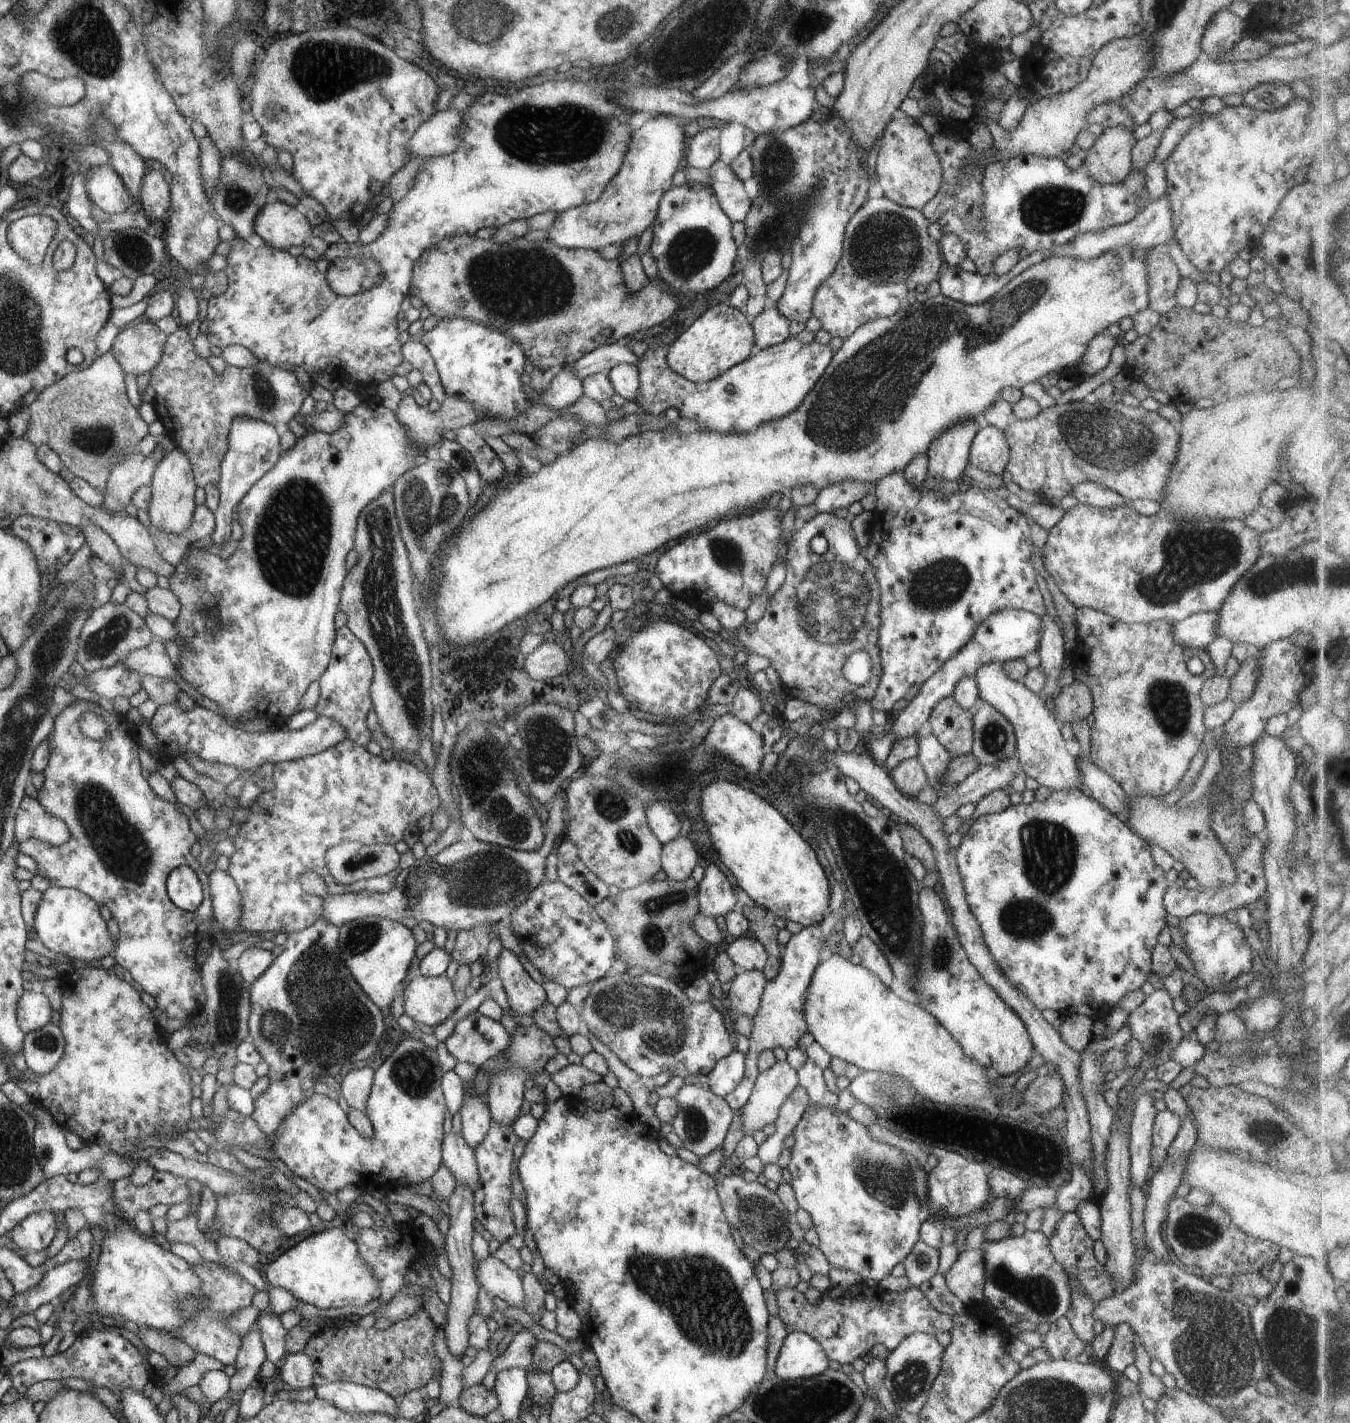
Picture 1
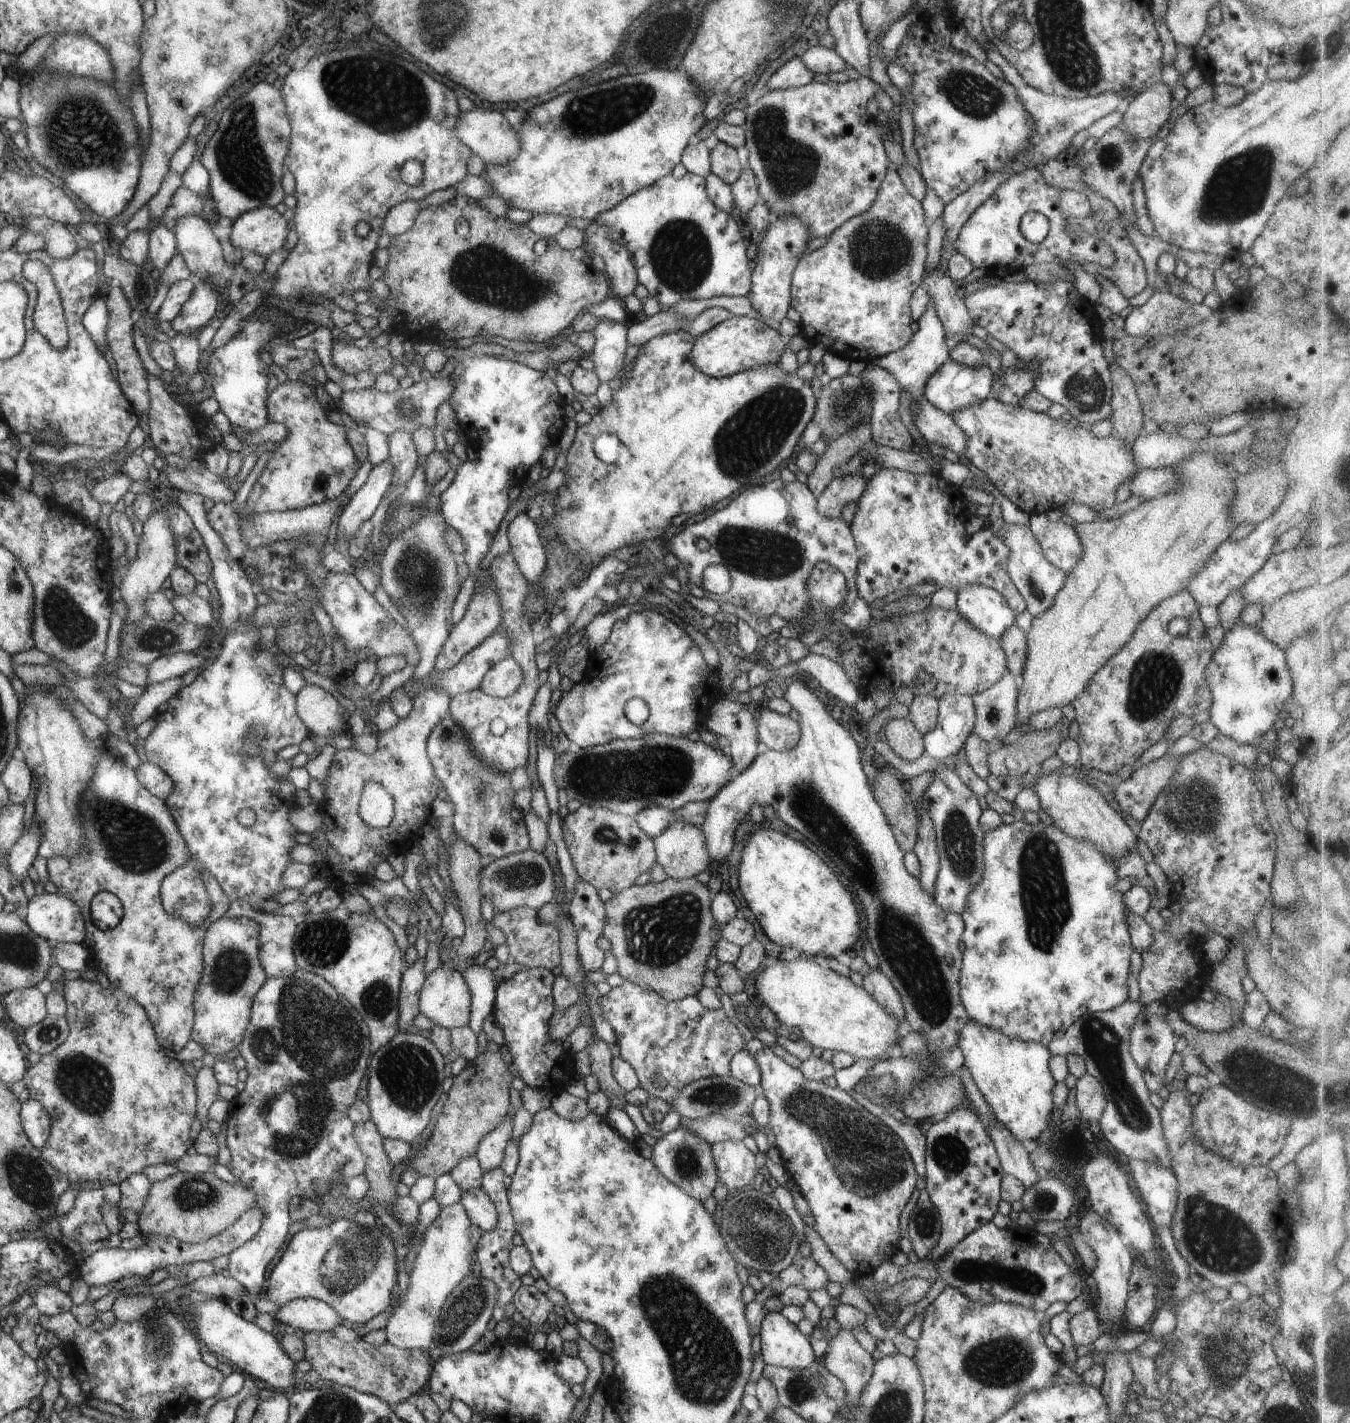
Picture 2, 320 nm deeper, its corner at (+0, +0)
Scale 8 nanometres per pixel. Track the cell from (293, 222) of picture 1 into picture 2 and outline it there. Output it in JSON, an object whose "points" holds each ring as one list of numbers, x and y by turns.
{"points":[[258,207,241,214,232,222,229,239,231,244,263,257,284,246,288,236,288,224,274,207]]}

